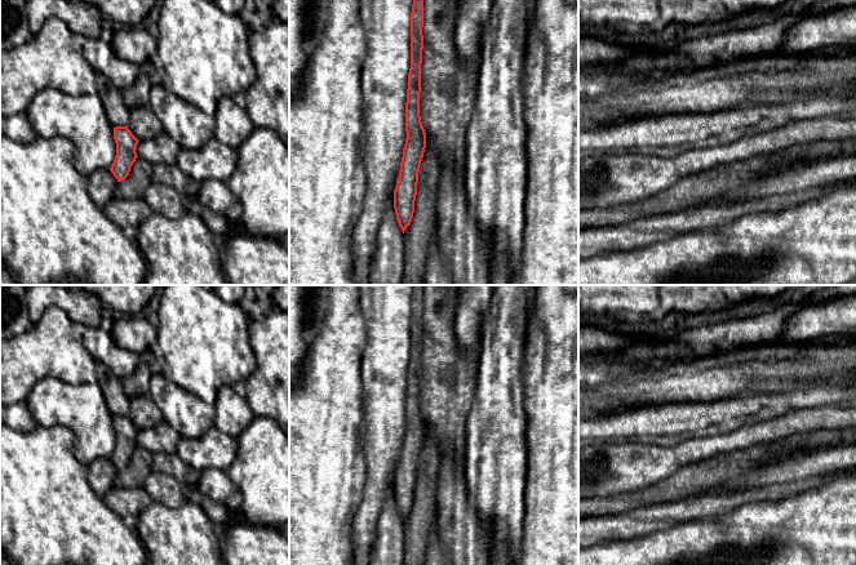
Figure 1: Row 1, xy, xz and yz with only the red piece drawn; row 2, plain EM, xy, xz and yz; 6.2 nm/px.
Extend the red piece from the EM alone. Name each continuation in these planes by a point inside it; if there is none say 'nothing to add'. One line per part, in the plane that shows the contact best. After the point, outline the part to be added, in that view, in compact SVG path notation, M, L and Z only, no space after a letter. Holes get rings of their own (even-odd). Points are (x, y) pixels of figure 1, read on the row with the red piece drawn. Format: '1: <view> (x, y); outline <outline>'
nothing to add

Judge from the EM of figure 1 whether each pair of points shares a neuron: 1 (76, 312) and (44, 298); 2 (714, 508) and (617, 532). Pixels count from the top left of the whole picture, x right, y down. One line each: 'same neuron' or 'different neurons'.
1: same neuron
2: same neuron

